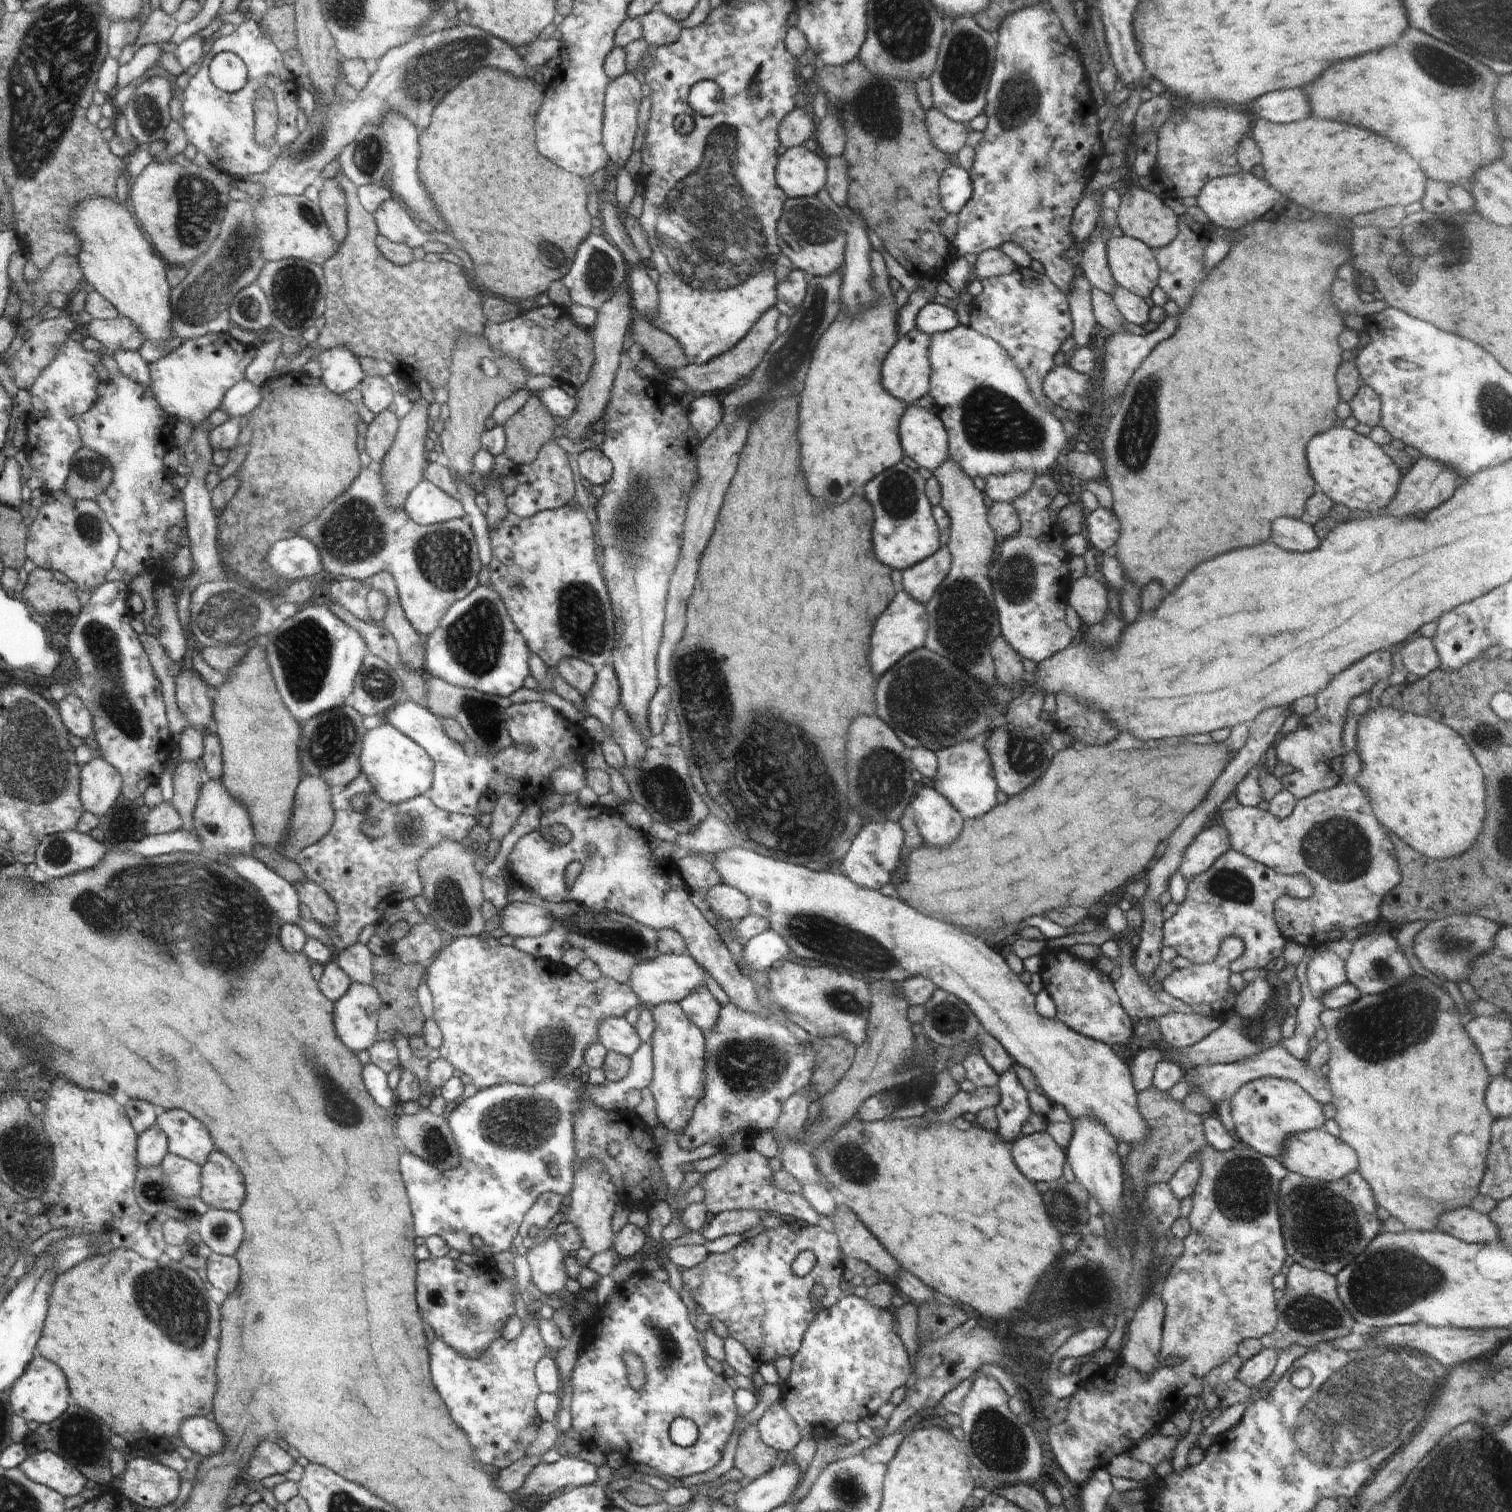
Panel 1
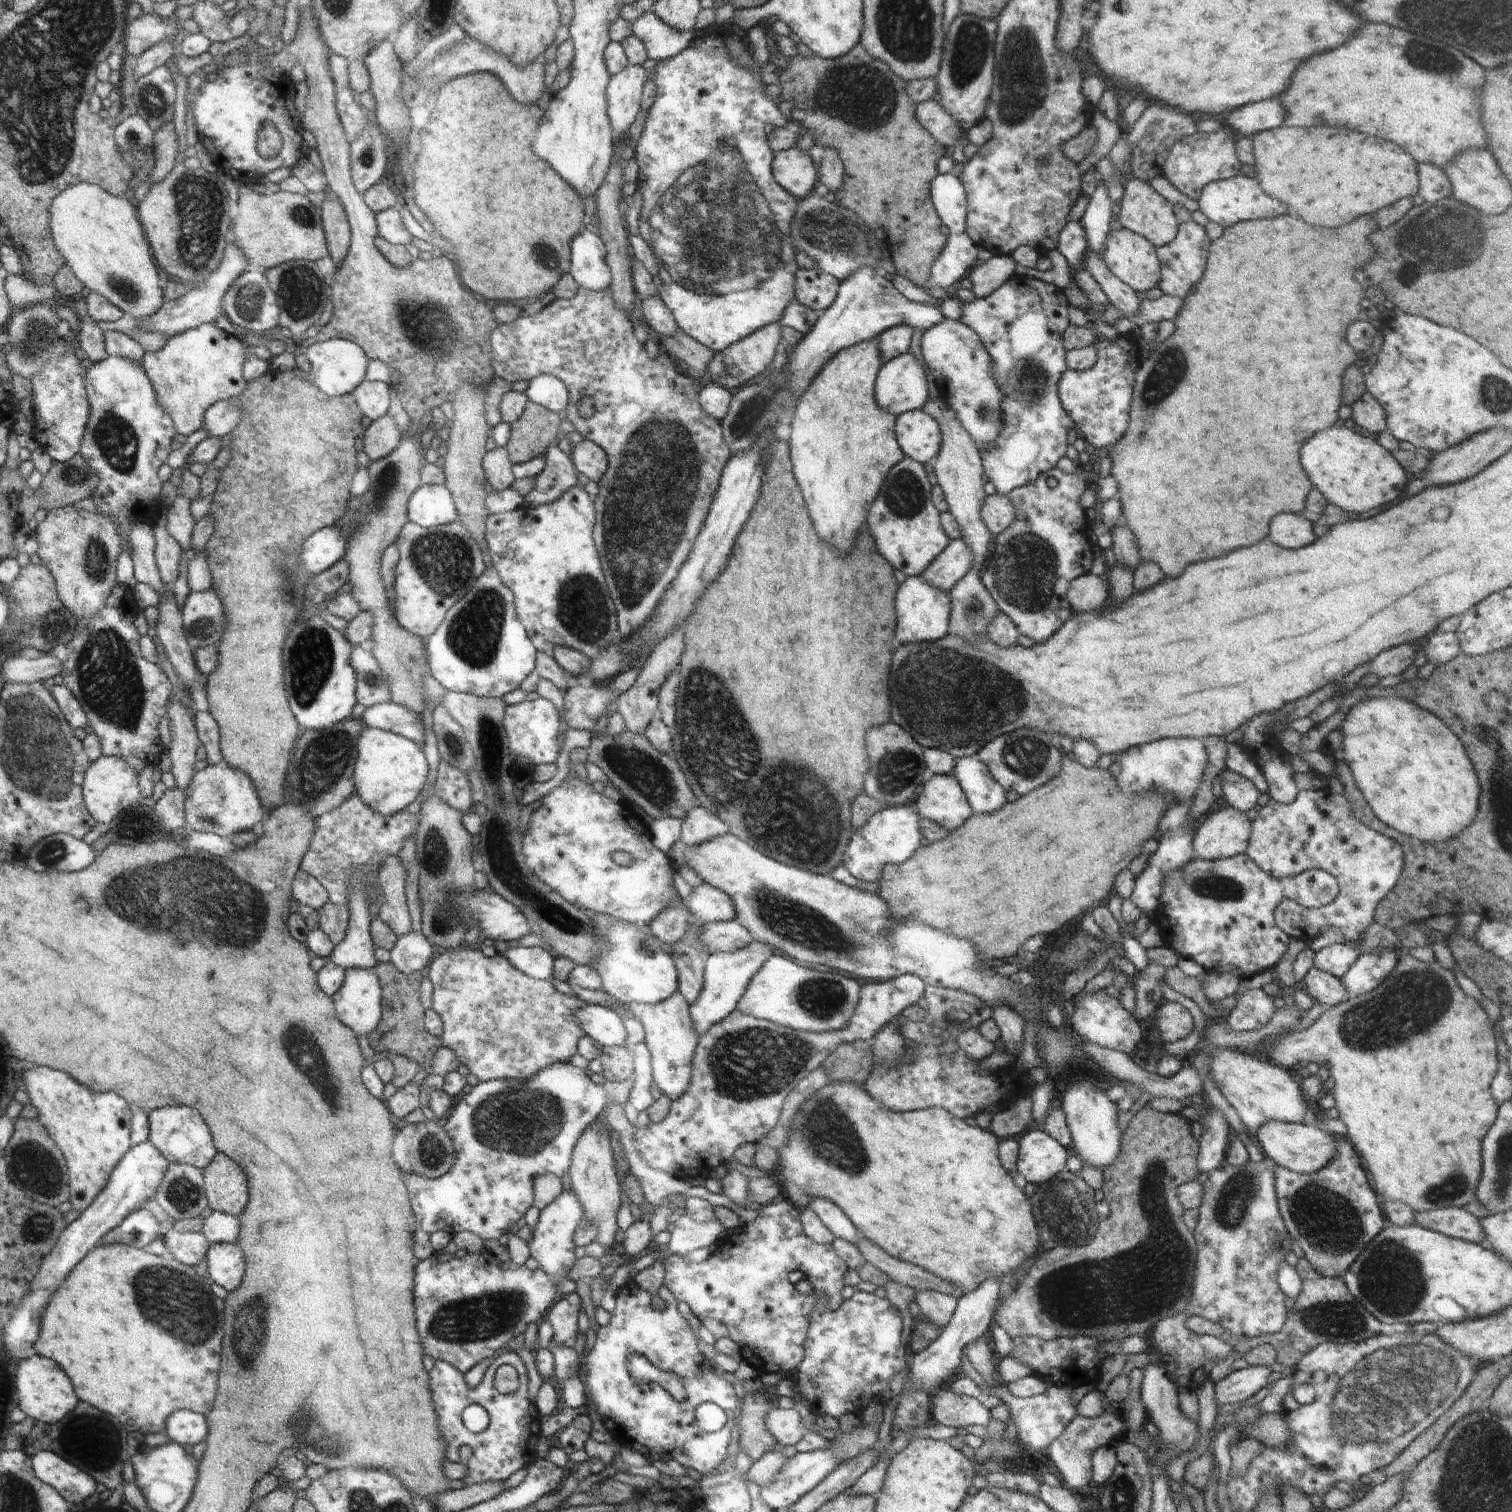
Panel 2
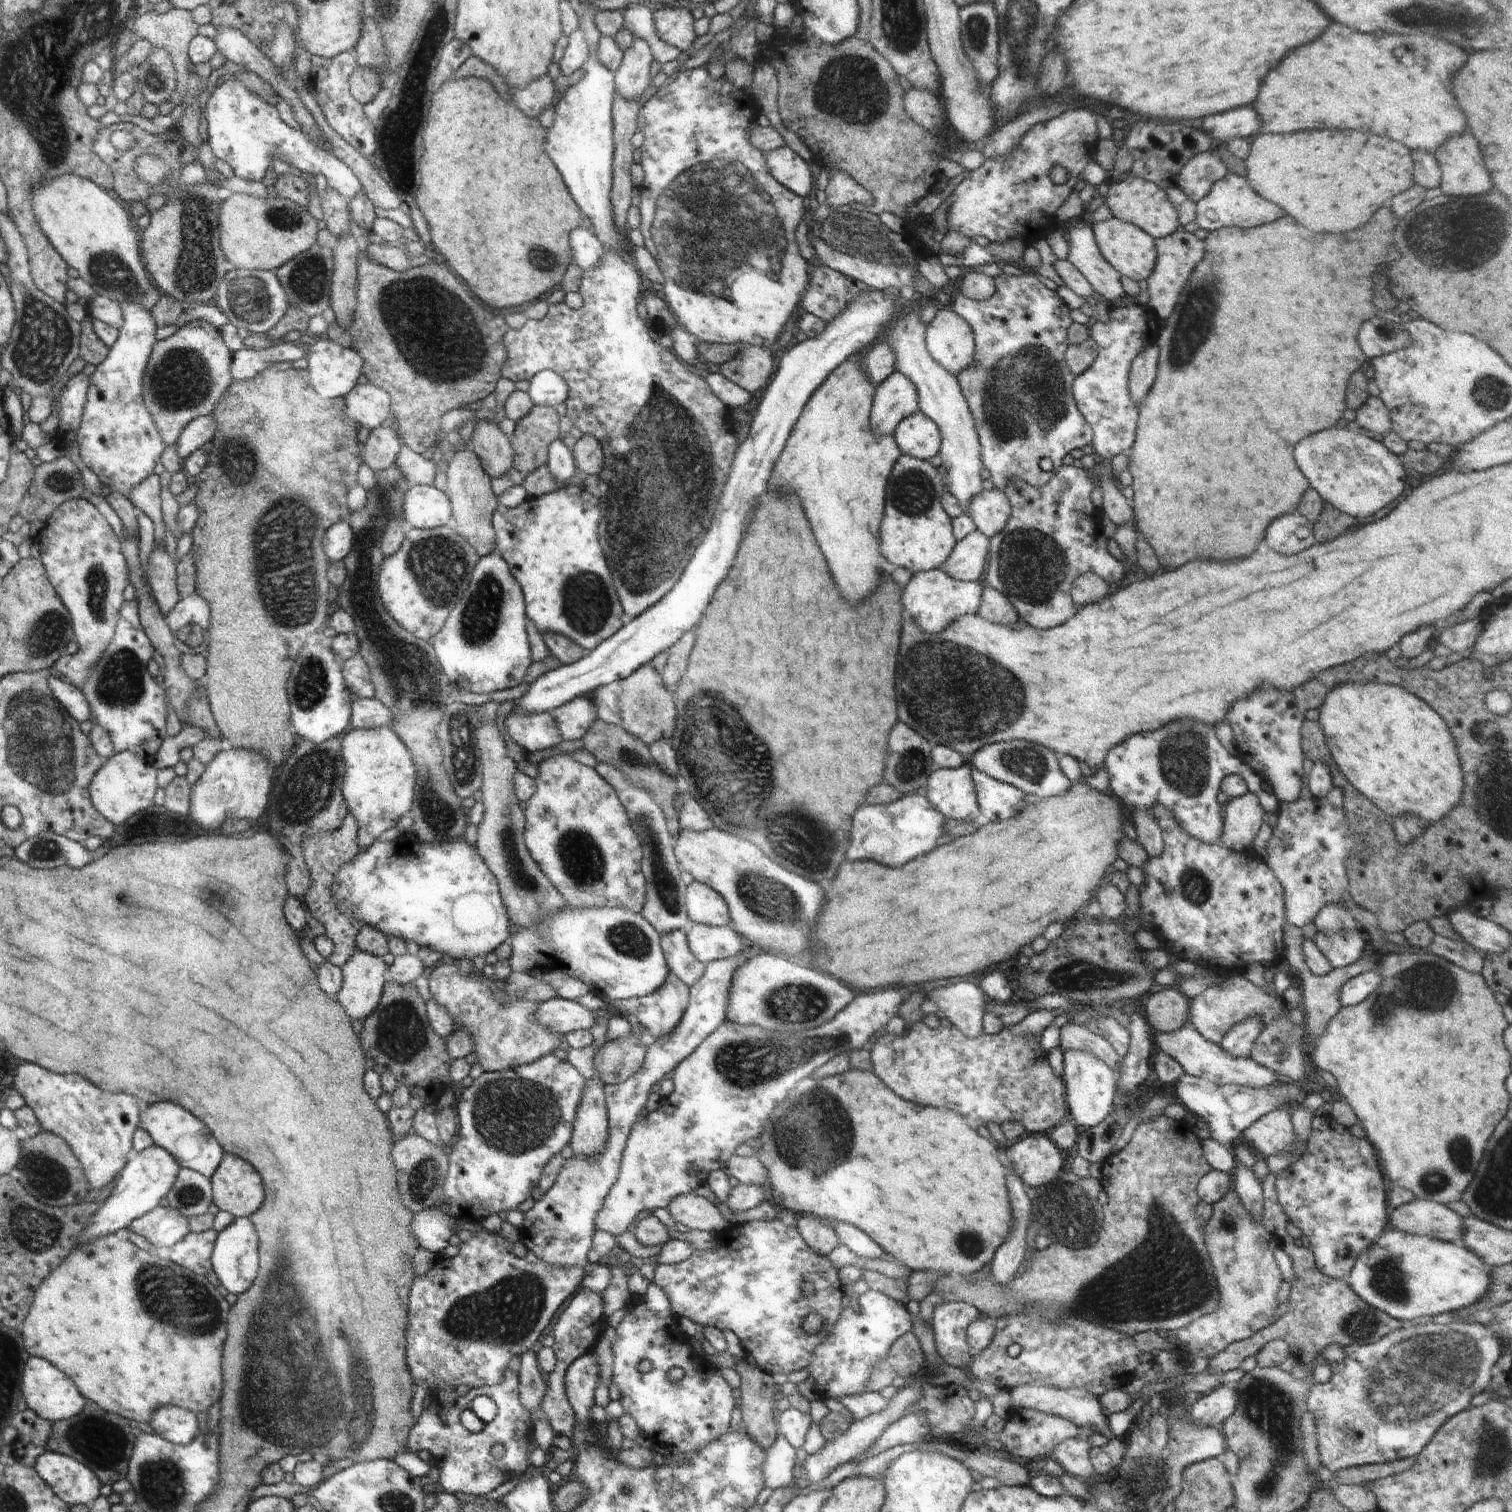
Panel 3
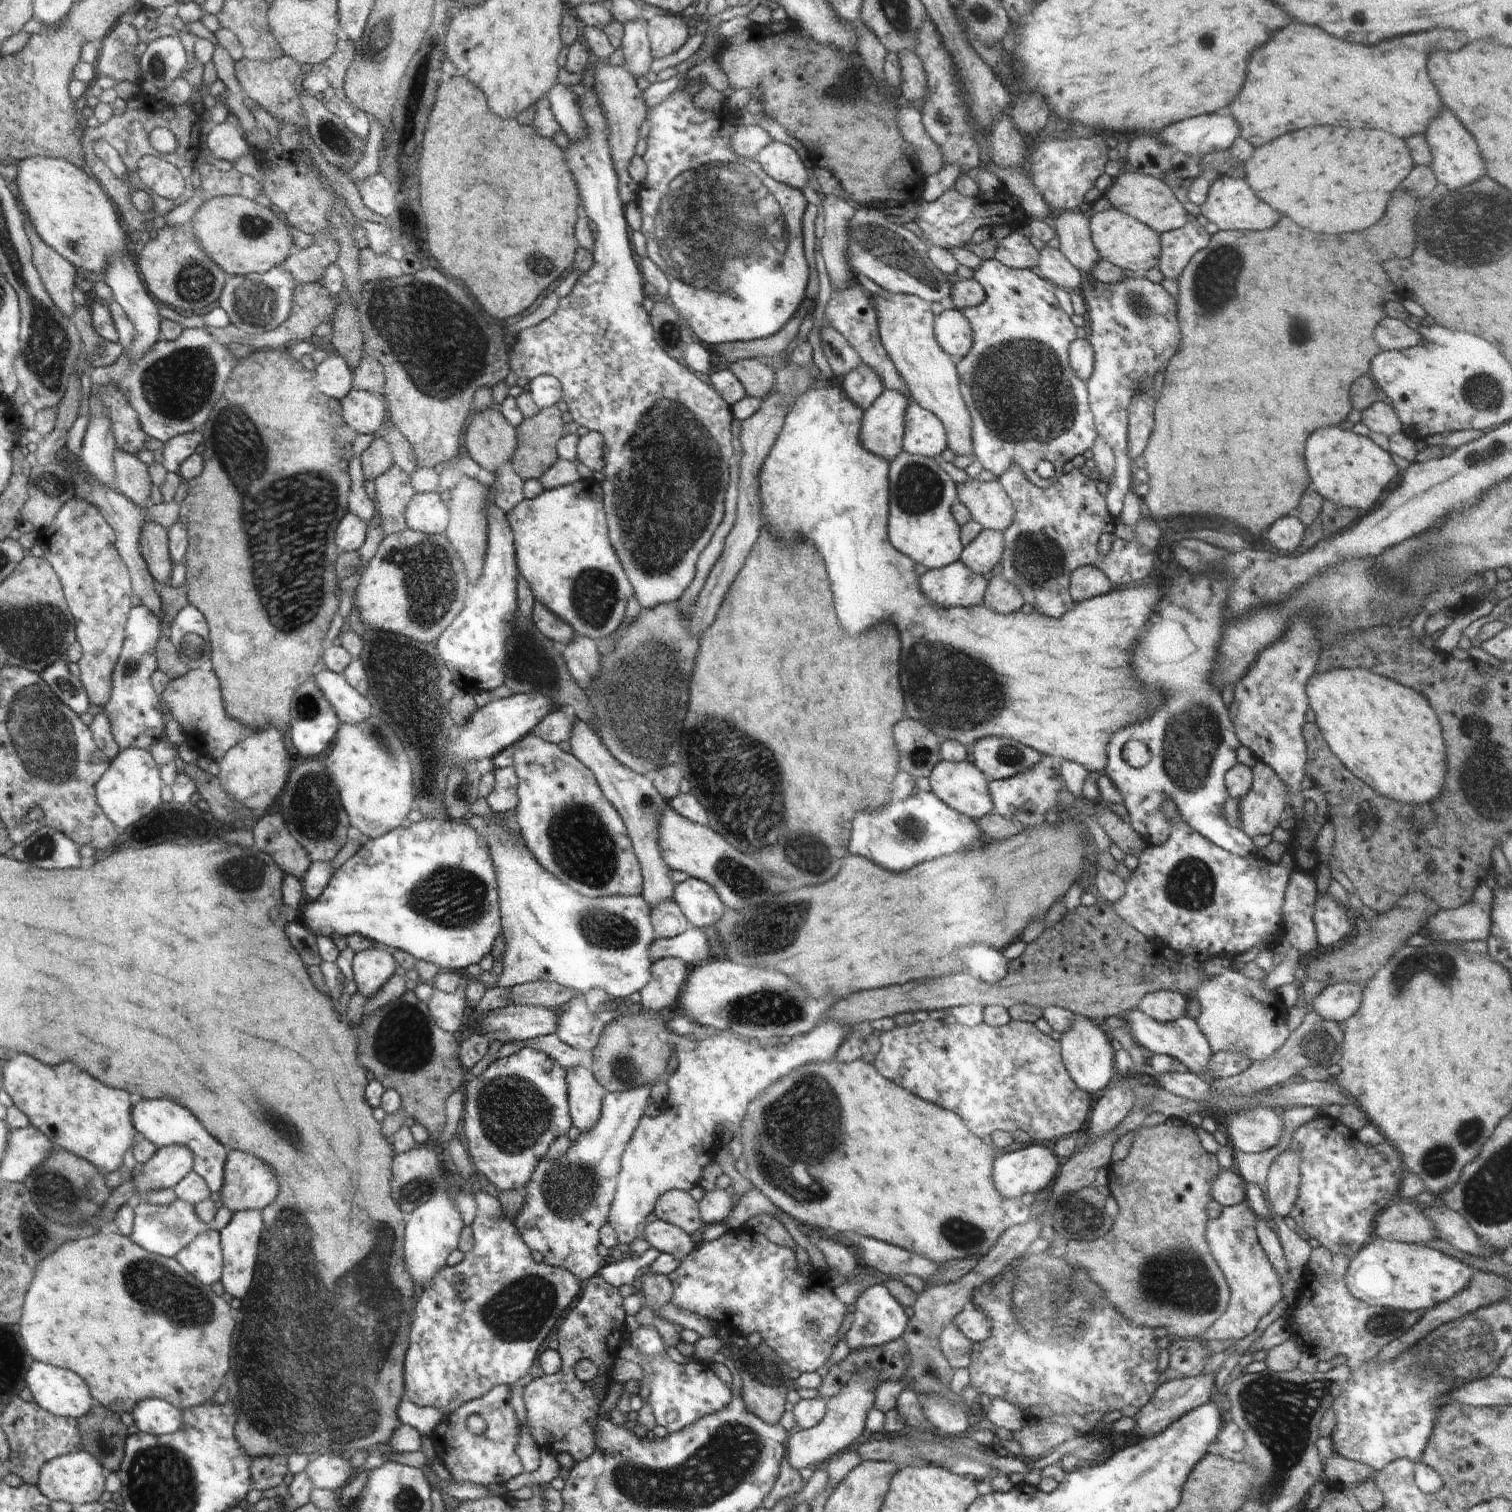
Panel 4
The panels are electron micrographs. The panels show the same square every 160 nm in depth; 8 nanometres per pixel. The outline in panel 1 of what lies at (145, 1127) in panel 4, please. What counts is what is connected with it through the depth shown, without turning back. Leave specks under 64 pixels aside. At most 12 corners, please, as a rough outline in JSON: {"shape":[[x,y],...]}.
{"shape":[[184,1110],[157,1116],[168,1152],[206,1165],[208,1128]]}

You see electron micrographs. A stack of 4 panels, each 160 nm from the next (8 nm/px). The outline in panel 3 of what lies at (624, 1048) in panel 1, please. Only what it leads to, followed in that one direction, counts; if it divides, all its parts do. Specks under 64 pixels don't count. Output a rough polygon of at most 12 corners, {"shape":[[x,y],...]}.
{"shape":[[560,997],[543,1000],[539,1025],[565,1035],[589,1030],[598,1016]]}

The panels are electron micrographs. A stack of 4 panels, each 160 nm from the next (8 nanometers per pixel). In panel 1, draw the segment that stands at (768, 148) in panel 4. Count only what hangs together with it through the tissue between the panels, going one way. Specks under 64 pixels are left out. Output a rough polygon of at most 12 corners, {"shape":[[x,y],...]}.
{"shape":[[802,145],[778,157],[776,182],[788,197],[814,197],[825,161]]}

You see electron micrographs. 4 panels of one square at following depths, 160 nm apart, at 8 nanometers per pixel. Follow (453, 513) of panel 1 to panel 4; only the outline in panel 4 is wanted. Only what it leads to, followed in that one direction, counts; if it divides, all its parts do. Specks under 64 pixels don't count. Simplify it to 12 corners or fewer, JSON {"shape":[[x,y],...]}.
{"shape":[[415,493],[408,529],[441,535],[448,512],[438,493]]}

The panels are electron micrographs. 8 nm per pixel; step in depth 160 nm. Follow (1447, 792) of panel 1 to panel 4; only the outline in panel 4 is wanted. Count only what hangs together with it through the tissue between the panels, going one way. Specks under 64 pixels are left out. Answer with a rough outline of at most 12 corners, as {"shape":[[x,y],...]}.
{"shape":[[1362,667],[1314,673],[1324,740],[1408,806],[1443,792],[1424,695]]}

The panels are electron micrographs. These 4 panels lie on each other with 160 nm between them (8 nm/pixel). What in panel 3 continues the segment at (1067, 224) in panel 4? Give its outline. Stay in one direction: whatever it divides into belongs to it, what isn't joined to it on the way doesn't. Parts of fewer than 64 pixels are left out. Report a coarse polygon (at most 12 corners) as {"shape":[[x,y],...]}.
{"shape":[[1091,225],[1065,229],[1067,259],[1108,303],[1126,294]]}

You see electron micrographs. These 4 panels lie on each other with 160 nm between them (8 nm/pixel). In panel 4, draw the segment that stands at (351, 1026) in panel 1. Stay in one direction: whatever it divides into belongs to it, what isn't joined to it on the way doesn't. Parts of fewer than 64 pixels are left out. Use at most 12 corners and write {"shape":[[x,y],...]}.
{"shape":[[386,948],[355,953],[354,985],[367,999],[396,972]]}

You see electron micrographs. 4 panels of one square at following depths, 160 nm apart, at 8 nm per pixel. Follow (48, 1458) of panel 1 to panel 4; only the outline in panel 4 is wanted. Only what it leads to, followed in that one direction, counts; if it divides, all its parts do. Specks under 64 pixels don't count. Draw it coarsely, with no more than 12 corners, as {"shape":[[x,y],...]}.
{"shape":[[76,1450],[45,1462],[37,1486],[50,1500],[96,1502],[104,1469]]}

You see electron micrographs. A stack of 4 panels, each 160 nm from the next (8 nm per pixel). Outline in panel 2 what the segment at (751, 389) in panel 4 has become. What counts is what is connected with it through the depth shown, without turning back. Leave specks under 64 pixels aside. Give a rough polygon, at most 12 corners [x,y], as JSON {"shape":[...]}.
{"shape":[[779,323],[718,351],[708,381],[730,391],[769,371]]}

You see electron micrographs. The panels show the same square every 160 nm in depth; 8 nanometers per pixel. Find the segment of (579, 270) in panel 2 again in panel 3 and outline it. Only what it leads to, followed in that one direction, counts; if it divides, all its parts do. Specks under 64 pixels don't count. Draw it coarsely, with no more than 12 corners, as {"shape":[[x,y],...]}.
{"shape":[[594,232],[570,234],[574,262],[585,272],[599,265],[602,249]]}

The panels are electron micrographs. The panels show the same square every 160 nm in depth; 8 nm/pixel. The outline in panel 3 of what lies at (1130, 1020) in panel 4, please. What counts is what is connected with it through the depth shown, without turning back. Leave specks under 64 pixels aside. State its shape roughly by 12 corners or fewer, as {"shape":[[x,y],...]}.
{"shape":[[1188,1021],[1153,1042],[1186,1074],[1275,1089],[1284,1078],[1226,1054]]}

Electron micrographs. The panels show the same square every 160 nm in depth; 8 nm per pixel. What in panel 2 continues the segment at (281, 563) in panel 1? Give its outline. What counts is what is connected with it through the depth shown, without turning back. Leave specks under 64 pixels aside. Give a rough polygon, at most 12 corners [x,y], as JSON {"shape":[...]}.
{"shape":[[339,524],[303,542],[301,561],[314,576],[344,558]]}

